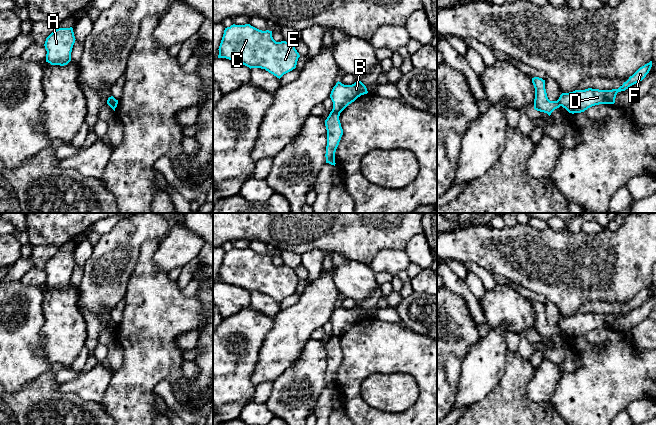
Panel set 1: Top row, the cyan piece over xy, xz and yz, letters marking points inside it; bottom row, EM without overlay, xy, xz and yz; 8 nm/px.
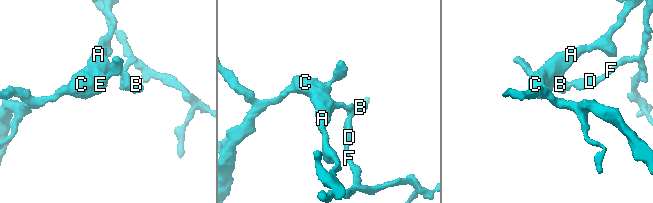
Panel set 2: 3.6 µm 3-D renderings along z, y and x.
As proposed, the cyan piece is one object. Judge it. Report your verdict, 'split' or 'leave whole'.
split

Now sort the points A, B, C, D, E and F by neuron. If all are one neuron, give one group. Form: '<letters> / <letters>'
A B C E / D F

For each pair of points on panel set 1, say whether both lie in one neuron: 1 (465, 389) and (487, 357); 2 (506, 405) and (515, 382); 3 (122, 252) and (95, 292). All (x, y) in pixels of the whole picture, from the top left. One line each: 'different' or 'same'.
1: same
2: same
3: same

